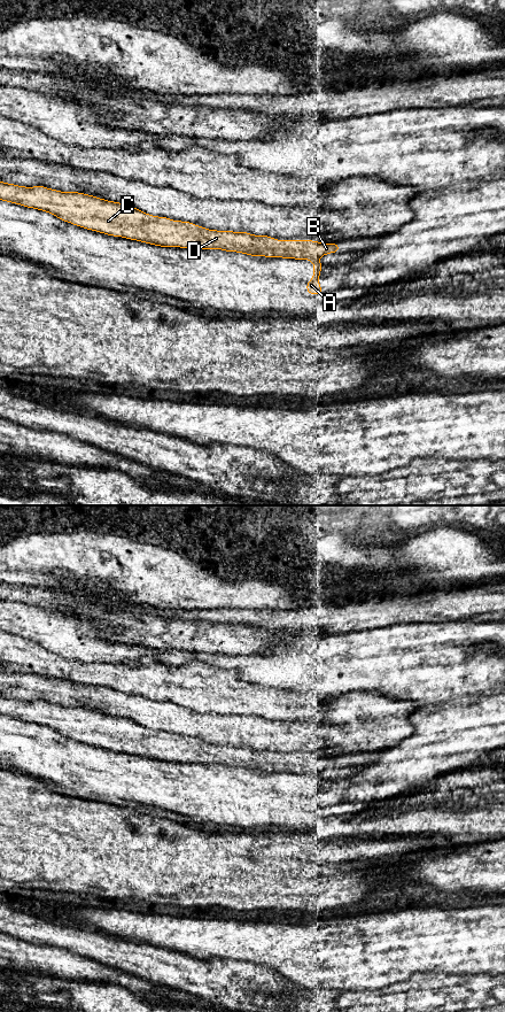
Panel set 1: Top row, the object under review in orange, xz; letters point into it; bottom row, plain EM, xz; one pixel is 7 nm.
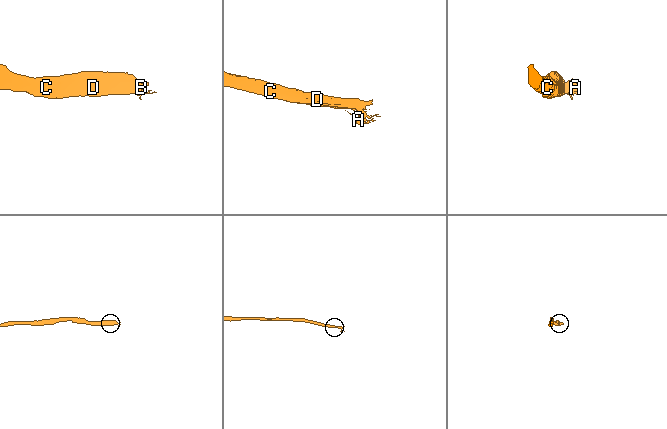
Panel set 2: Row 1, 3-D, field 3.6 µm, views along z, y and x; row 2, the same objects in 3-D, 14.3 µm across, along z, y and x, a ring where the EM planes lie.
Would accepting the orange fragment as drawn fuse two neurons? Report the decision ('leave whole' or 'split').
split

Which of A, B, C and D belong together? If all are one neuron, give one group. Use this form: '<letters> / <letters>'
A / B C D

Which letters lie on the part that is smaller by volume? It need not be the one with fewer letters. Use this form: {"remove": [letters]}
{"remove": ["A"]}

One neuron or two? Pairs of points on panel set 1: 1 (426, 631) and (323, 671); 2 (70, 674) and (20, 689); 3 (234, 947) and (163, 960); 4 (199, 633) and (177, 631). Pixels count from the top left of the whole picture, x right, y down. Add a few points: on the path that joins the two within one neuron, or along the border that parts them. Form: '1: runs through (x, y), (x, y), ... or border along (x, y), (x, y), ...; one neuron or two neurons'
1: runs through (401, 654), (394, 661), (348, 662); one neuron
2: border along (31, 673), (62, 678), (84, 685); two neurons
3: border along (163, 949), (180, 951), (201, 960), (216, 958); two neurons
4: runs through (193, 633), (183, 633); one neuron

